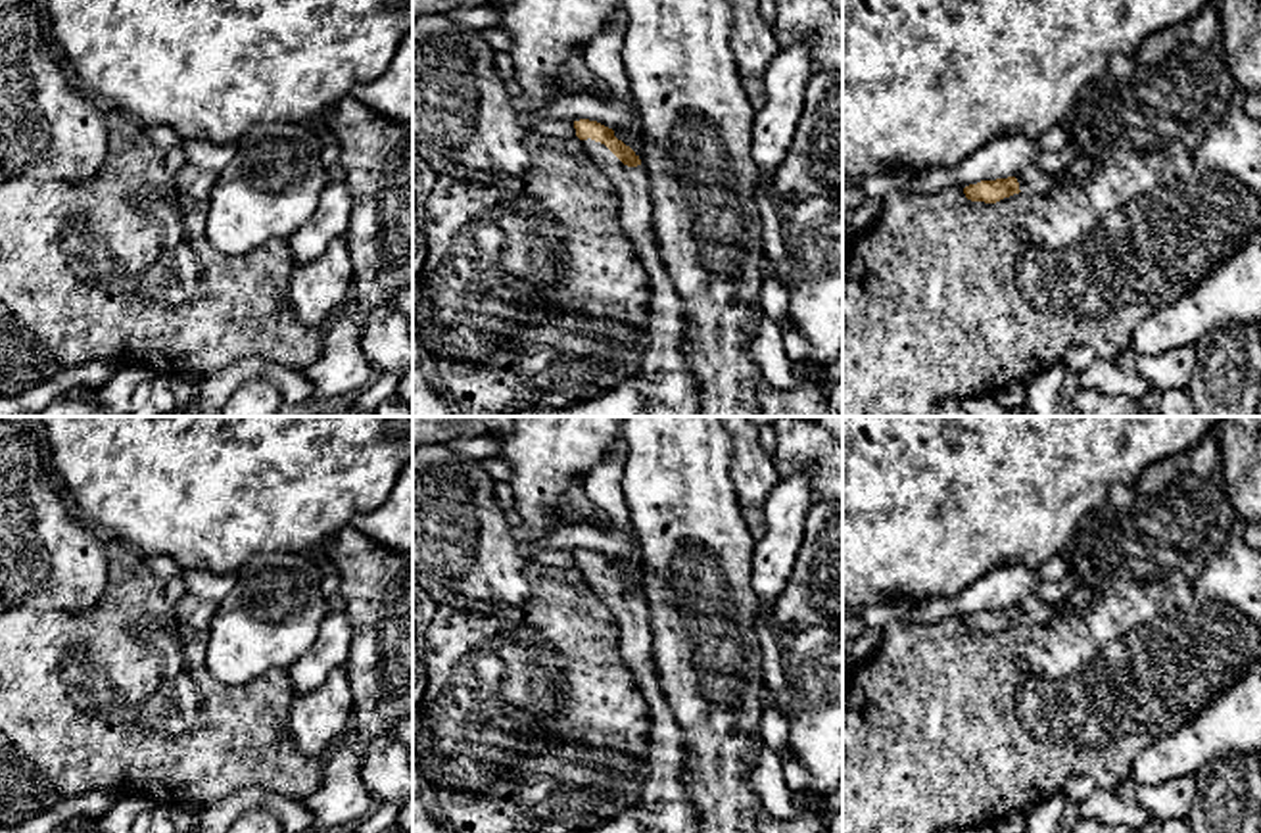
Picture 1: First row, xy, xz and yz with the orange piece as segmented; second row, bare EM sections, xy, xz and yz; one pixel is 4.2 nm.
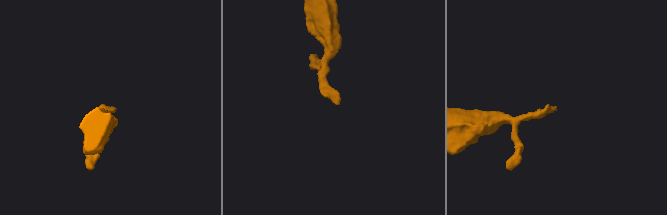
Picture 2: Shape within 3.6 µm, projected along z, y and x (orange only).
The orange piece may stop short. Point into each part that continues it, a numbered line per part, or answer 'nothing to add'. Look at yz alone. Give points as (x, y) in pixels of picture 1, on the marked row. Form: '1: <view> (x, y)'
1: yz (1033, 181)

